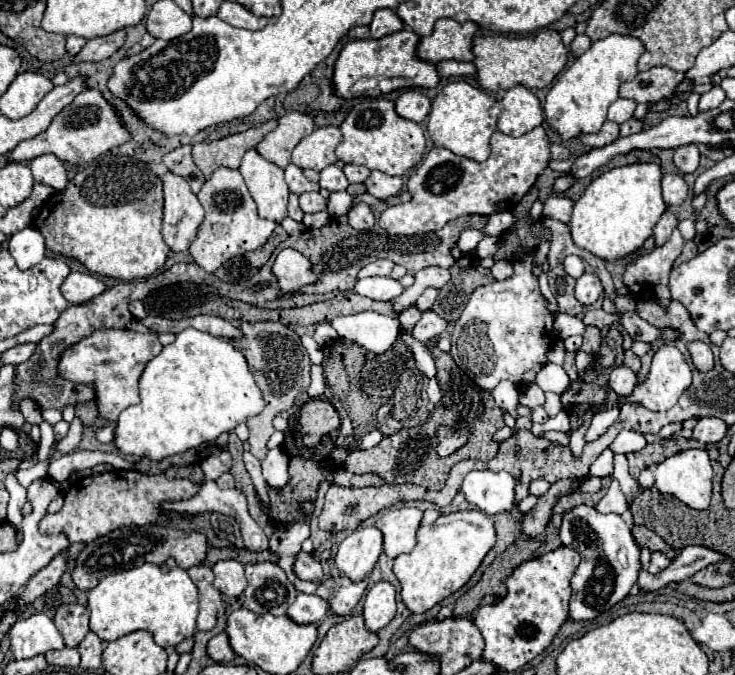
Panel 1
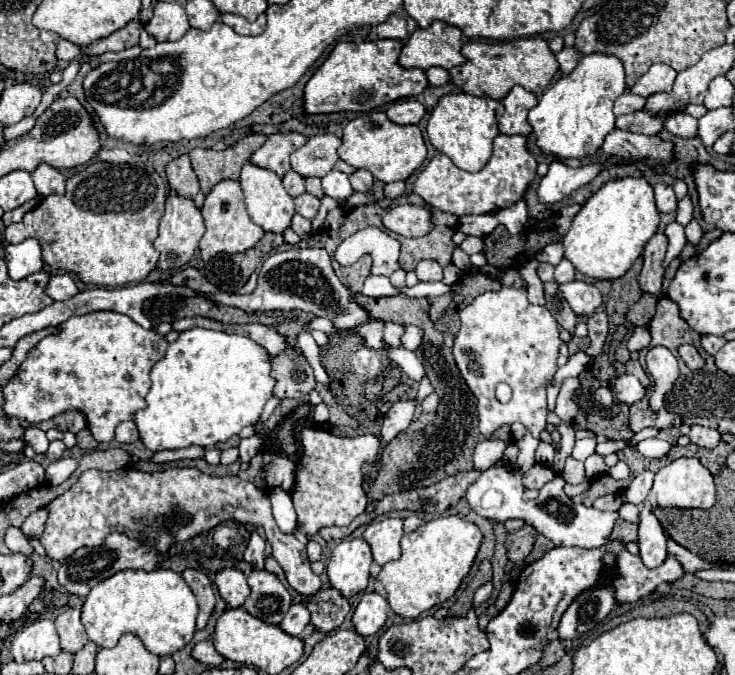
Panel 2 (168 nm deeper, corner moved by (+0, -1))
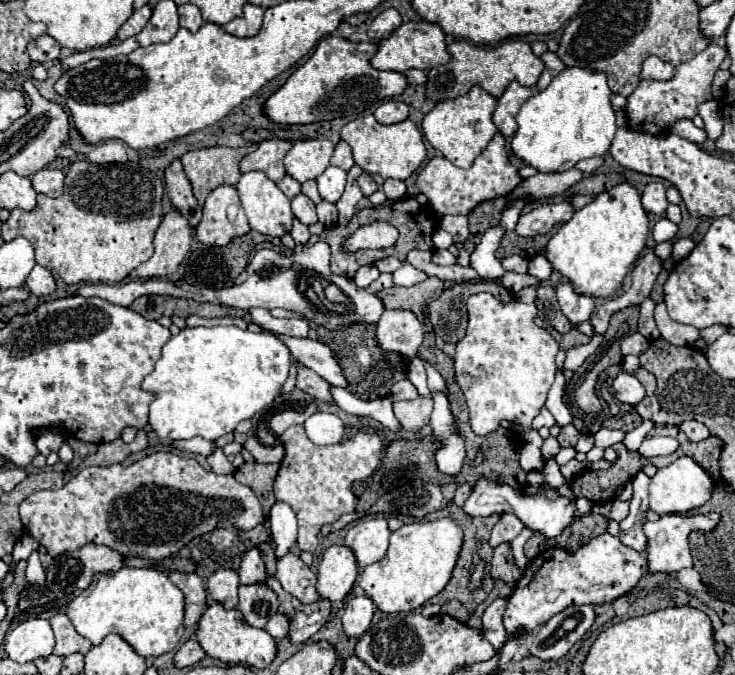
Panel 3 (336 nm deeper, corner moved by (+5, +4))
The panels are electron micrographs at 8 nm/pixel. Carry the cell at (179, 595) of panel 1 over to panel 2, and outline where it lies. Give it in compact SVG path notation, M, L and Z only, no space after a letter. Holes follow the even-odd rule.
M124 570L124 572L118 572L110 578L102 580L100 584L96 584L90 590L90 594L86 596L86 602L82 606L82 624L86 628L88 638L98 648L112 648L112 646L116 646L116 642L120 640L122 634L132 632L132 634L140 636L140 640L152 654L168 656L168 654L174 654L176 650L184 648L192 640L192 636L196 632L194 630L196 614L198 614L196 596L190 590L190 586L186 584L186 580L182 578L182 574L178 574L174 570L152 570L152 572Z

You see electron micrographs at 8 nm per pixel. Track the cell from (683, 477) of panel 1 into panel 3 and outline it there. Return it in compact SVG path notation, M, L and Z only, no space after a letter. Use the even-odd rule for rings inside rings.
M679 457L671 465L659 469L649 485L649 499L651 509L657 515L669 515L669 513L687 513L691 509L697 509L705 505L713 493L713 479L707 475L705 469L701 469L691 457Z

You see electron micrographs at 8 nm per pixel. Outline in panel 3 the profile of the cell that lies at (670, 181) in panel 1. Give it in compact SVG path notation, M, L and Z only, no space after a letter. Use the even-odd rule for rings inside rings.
M655 181L655 183L649 183L641 195L641 203L643 203L643 209L647 213L655 213L655 215L663 215L665 209L669 207L669 201L665 197L665 187L663 183Z

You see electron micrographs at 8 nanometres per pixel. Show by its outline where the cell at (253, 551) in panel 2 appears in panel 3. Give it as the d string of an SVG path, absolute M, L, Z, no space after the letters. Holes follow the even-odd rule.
M251 549L245 553L241 567L239 567L239 579L243 585L255 585L255 583L265 583L267 573L265 573L265 563L259 555L259 549Z

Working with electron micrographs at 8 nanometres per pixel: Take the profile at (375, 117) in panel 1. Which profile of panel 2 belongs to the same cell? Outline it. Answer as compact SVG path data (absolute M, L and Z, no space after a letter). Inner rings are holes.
M372 110L346 124L338 156L354 168L370 170L382 182L396 182L406 180L426 160L426 144L418 126L394 124L384 110Z

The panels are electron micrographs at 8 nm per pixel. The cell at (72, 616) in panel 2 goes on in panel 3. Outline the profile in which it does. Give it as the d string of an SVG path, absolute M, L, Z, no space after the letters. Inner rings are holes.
M57 613L51 619L51 627L53 627L55 639L57 639L57 645L53 649L55 655L59 655L59 657L67 657L71 653L85 655L91 649L91 643L75 631L73 623L69 621L69 617L65 613Z

